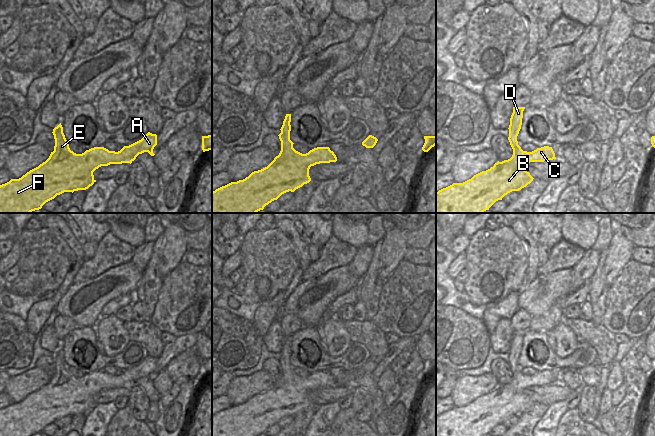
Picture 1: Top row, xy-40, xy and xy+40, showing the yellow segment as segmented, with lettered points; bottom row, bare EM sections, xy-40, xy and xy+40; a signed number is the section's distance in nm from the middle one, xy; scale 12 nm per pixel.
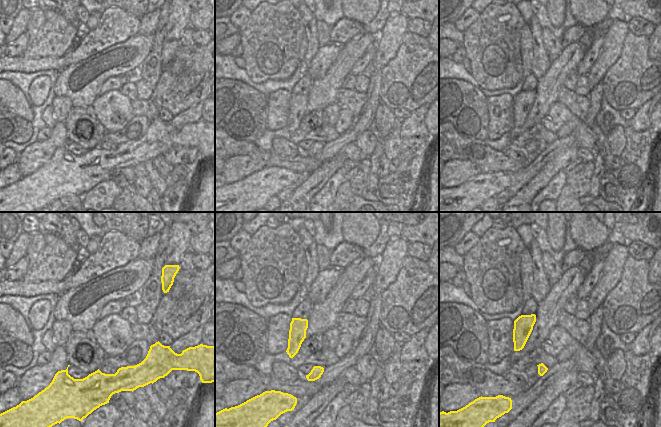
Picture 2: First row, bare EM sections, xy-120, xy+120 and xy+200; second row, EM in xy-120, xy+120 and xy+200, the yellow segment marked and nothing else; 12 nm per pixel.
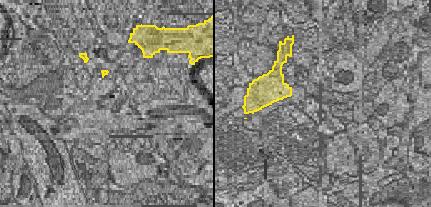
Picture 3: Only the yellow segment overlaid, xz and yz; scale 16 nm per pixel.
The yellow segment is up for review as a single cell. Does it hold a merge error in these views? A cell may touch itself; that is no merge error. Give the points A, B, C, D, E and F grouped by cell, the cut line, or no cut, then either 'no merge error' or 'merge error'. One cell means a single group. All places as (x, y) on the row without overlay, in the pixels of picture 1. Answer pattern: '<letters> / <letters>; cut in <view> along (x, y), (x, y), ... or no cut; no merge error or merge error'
A B C D E F; no cut; no merge error

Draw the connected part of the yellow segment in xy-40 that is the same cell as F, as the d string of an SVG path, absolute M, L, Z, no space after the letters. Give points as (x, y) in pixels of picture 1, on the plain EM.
M61 347L53 353L55 363L54 375L49 382L38 391L30 394L19 403L11 403L0 409L0 436L32 436L64 416L86 414L96 404L93 396L101 390L110 388L132 387L139 378L148 376L151 380L157 369L157 359L148 356L141 364L124 370L120 375L109 375L104 371L94 371L82 378L76 378L69 372L69 367L63 357Z

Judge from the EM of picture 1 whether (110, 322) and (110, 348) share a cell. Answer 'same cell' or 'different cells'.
same cell

